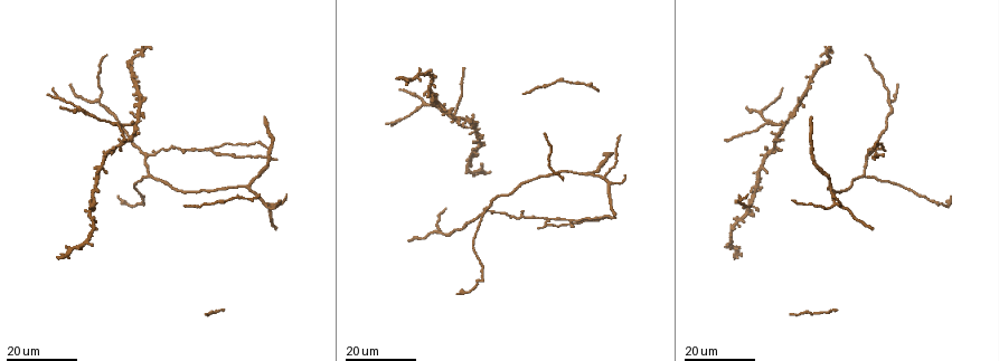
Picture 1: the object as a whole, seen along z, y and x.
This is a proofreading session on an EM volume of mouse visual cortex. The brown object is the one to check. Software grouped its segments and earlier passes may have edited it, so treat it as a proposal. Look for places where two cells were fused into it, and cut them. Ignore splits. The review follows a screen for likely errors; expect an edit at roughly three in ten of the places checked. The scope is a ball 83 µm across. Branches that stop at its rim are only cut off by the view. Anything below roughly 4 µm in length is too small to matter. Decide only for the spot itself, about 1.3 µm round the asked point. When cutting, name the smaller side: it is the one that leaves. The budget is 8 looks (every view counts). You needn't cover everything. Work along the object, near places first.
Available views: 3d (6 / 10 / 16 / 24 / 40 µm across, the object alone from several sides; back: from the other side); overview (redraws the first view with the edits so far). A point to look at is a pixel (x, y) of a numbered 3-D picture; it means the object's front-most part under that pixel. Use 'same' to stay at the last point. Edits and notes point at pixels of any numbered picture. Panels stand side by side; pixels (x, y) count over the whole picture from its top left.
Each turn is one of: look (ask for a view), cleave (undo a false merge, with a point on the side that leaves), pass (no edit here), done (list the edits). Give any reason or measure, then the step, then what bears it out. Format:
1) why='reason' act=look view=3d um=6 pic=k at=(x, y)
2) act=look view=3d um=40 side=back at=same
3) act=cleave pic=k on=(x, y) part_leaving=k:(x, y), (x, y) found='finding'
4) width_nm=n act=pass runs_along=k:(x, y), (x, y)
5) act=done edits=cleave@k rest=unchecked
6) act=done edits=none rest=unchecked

why='small branch off a trunk' act=look view=3d um=24 pic=1 at=(133, 127)

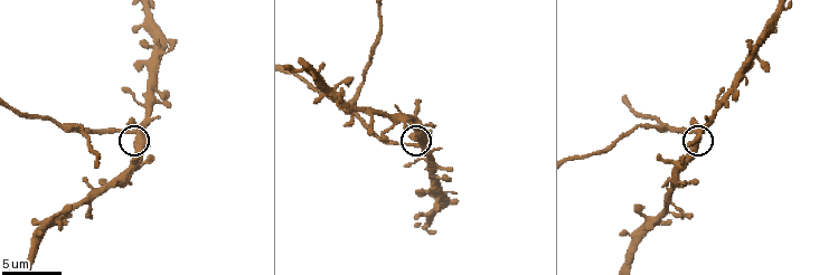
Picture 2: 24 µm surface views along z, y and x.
why='zoom in' act=look view=3d um=10 pic=2 at=(138, 132)

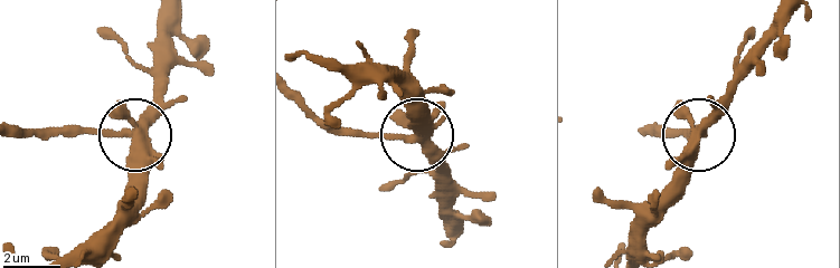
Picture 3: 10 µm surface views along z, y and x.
width_nm=340 act=cleave pic=3 on=(90, 128) part_leaving=3:(125, 134), (12, 134) found='a second cell is stuck on'

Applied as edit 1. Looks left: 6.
why='three arms meet' act=look view=3d um=16 pic=1 at=(499, 212)

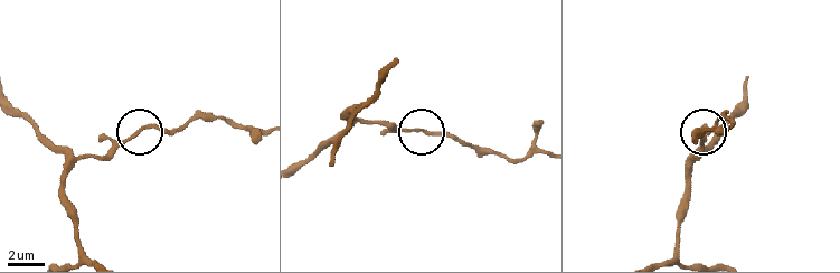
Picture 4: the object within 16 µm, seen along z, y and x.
why='closer look' act=look view=3d um=10 pic=4 at=(130, 140)

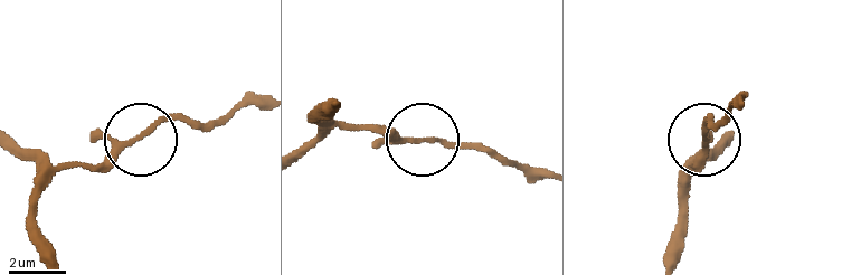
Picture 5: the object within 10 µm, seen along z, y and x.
width_nm=130 act=pass runs_along=5:(302, 151), (346, 126), (381, 126), (410, 141), (488, 153) found='continuous, no second cell'

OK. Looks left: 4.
act=look view=overview

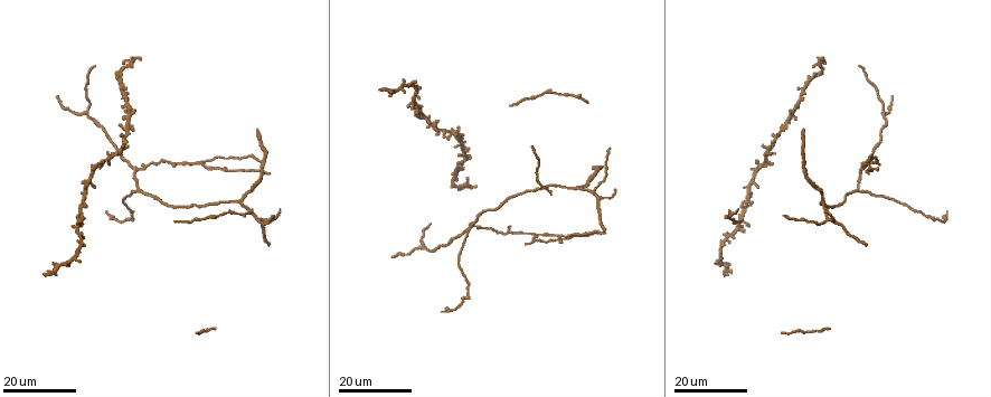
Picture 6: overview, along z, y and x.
why='two arms in line, one across' act=look view=3d um=16 pic=6 at=(474, 223)

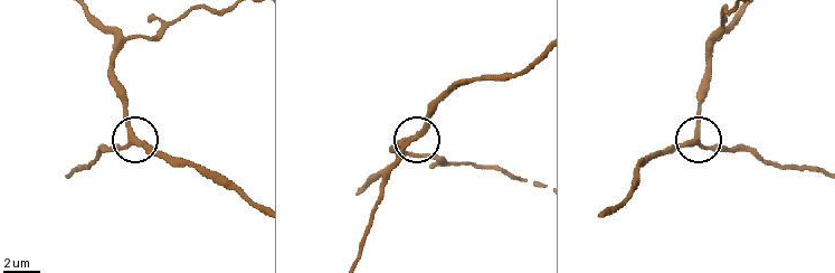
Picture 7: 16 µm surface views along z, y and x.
why='zoom in' act=look view=3d um=10 pic=7 at=(417, 135)

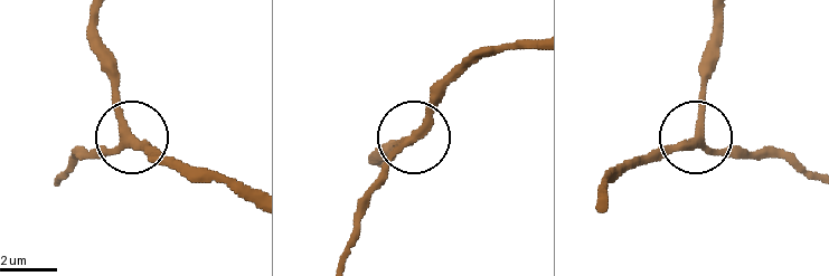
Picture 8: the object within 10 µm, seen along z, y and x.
arms=3 act=pass runs_along=8:(722, 15), (705, 86), (703, 138), (712, 149), (746, 156) found='continuous, no second cell'

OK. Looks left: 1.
act=done edits=cleave@3 rest=unchecked

